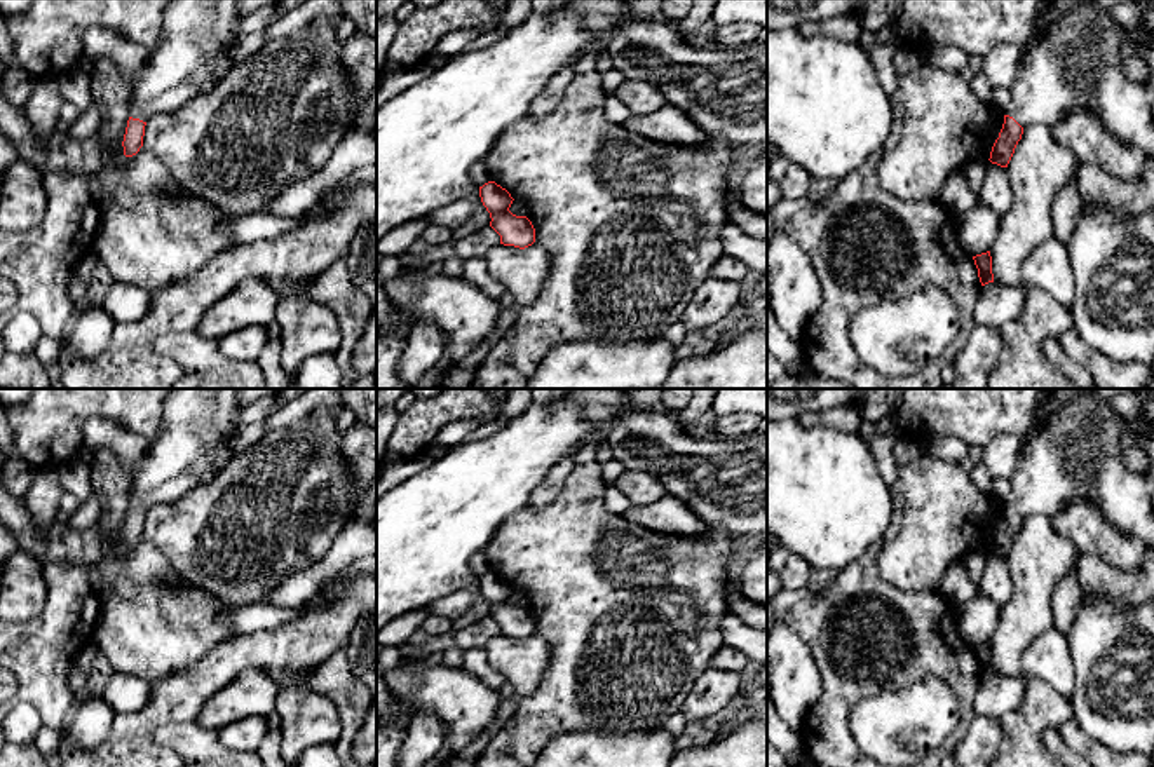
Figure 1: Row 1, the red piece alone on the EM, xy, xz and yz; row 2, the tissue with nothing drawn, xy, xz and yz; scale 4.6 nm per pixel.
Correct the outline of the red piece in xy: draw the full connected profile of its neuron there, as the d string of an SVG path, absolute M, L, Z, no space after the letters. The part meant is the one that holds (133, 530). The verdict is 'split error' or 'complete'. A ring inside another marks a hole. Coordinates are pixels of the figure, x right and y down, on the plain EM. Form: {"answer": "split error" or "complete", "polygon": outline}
{"answer": "split error", "polygon": "M174 389L164 401L160 434L150 441L145 460L131 481L124 546L143 537L145 516L153 506L167 506L195 486L206 485L232 460L228 441L235 436L241 406L237 389Z"}

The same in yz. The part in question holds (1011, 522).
{"answer": "split error", "polygon": "M1041 389L1044 396L1039 411L1041 427L1023 438L1023 446L1009 479L1011 493L1004 514L995 530L990 553L1008 558L1023 519L1032 514L1055 516L1072 500L1088 499L1100 506L1105 518L1121 532L1138 539L1145 547L1154 549L1154 436L1144 441L1151 458L1147 474L1133 472L1123 462L1121 436L1138 424L1137 415L1117 417L1110 401L1098 397L1091 389Z"}

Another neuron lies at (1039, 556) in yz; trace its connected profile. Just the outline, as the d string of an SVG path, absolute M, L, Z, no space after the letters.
M1051 516L1023 518L1006 558L1015 593L1001 608L997 629L990 638L995 673L1023 673L1025 648L1055 626L1053 593L1058 580L1076 567L1077 558L1074 544L1053 528Z

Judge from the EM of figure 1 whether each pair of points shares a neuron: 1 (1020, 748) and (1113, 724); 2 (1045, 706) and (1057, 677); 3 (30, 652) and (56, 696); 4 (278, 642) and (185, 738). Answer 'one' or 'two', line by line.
1: two
2: two
3: one
4: two

